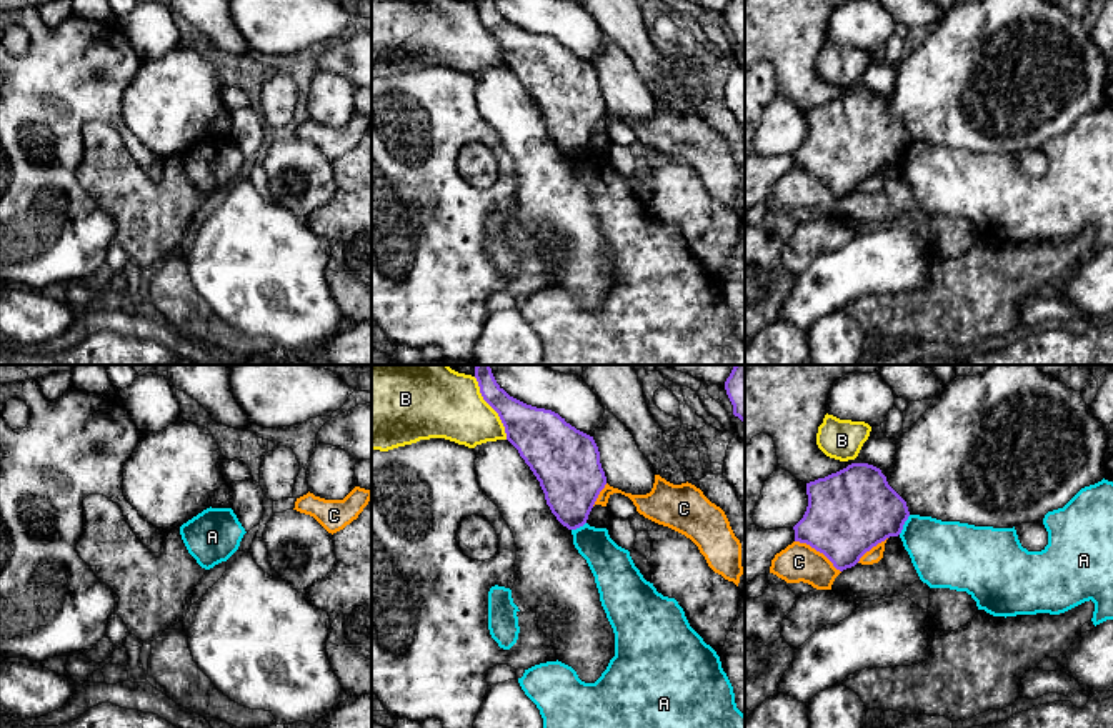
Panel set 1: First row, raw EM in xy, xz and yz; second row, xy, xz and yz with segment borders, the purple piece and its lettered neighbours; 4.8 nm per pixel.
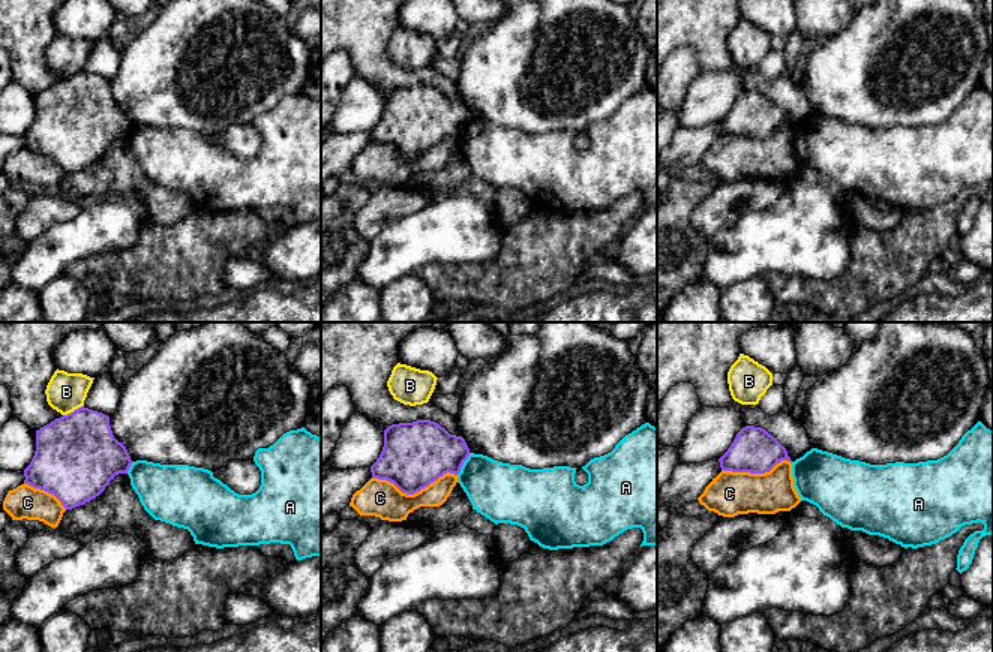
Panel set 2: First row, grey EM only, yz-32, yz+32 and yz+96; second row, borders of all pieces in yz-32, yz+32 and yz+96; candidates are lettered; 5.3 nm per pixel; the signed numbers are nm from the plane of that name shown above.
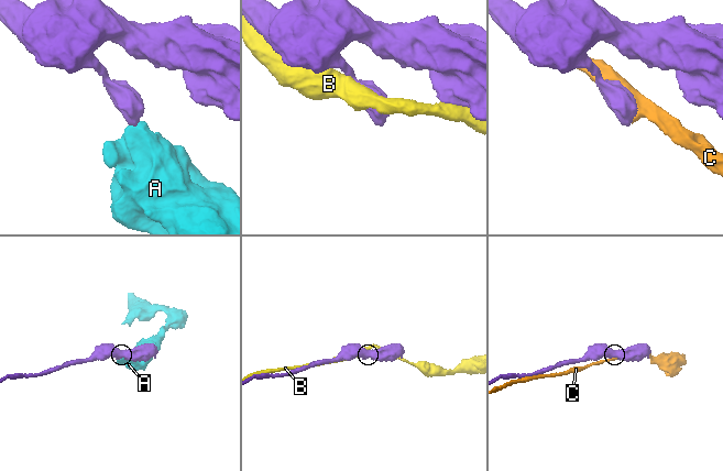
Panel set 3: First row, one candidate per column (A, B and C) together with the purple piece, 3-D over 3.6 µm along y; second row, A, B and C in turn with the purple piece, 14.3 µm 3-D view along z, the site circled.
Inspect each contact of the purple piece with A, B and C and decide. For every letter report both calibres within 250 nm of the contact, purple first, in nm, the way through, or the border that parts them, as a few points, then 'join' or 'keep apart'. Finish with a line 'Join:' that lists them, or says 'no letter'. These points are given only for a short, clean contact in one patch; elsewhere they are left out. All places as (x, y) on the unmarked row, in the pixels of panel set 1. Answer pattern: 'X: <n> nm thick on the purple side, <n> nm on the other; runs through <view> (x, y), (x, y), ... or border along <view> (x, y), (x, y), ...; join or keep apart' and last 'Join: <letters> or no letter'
A: 400 nm thick on the purple side, 320 nm on the other; border along yz (910, 142), (898, 160); keep apart
B: 240 nm thick on the purple side, 320 nm on the other; keep apart
C: 400 nm thick on the purple side, 190 nm on the other; keep apart
Join: no letter

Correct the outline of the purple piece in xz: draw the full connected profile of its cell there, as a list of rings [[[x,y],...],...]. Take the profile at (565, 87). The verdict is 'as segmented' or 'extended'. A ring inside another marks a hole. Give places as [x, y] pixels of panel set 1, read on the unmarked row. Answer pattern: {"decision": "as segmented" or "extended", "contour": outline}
{"decision": "as segmented", "contour": [[[475,0],[475,5],[483,27],[498,40],[507,67],[540,108],[552,140],[568,157],[583,153],[606,112],[593,63],[552,37],[510,23],[493,0]]]}

